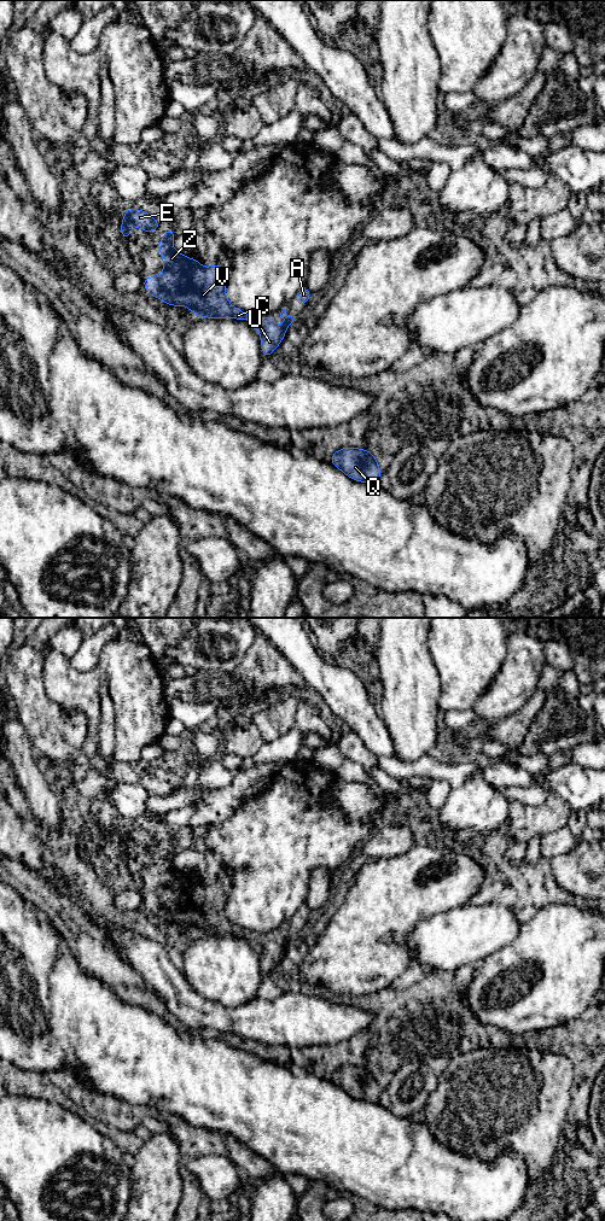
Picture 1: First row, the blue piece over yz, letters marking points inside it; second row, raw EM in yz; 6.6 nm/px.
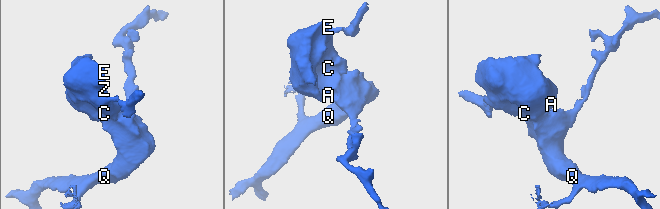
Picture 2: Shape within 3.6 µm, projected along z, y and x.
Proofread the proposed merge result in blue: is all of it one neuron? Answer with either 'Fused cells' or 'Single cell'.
Single cell

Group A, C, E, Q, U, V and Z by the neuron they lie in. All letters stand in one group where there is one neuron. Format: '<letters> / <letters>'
A C E Q U V Z

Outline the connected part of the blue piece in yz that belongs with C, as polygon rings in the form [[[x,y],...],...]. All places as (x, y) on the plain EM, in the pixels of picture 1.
[[[169,846],[156,863],[163,876],[164,889],[142,896],[147,911],[170,924],[184,923],[199,935],[229,935],[252,940],[260,951],[262,975],[269,975],[297,935],[292,931],[287,935],[283,927],[280,935],[286,937],[281,944],[277,944],[273,933],[254,936],[250,931],[234,925],[226,915],[227,894],[222,883],[217,880],[205,886],[198,877],[179,871],[173,865],[175,853],[176,851]]]

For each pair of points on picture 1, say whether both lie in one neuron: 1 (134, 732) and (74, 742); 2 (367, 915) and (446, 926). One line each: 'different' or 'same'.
1: different
2: different

